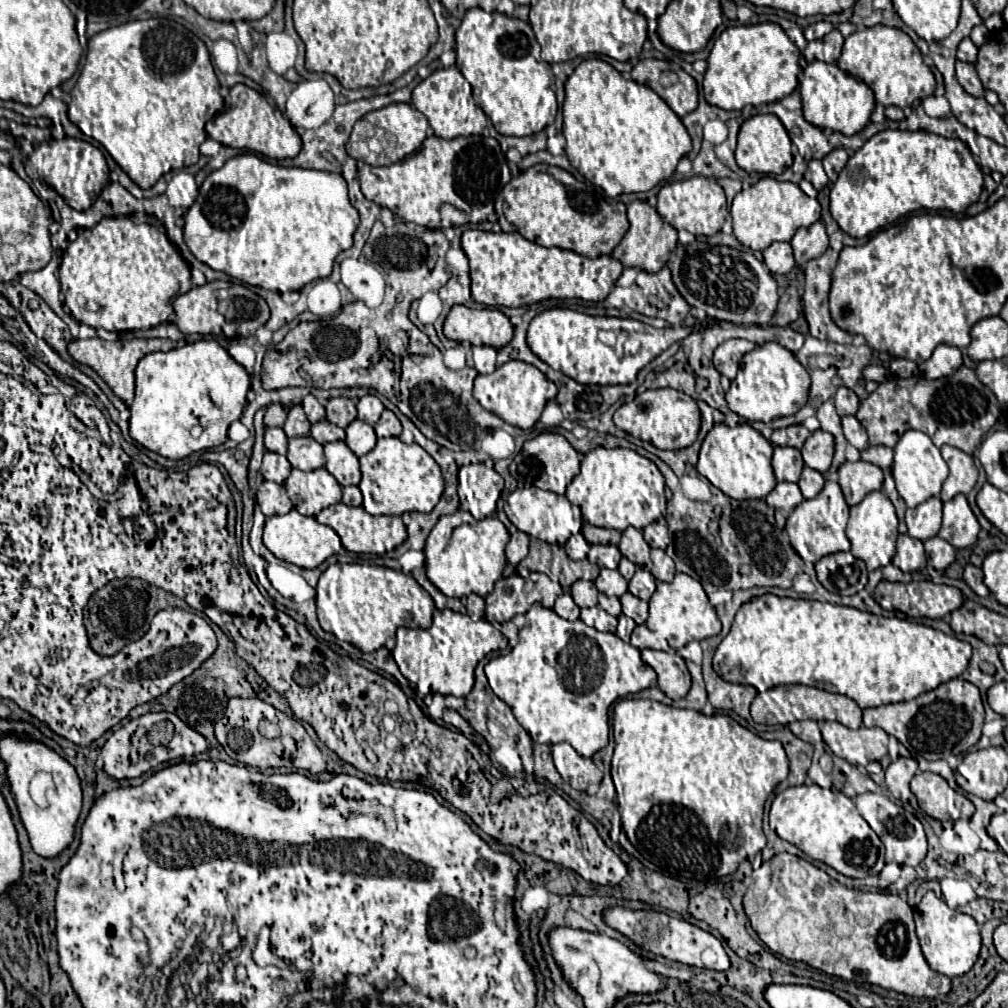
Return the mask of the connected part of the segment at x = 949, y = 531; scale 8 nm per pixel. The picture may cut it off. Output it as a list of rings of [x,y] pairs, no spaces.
[[[963,494],[943,504],[943,526],[939,530],[939,536],[945,538],[951,546],[955,548],[973,546],[979,530],[981,526]]]

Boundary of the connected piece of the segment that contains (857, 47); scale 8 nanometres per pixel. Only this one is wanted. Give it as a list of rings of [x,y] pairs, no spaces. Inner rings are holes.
[[[871,26],[865,30],[857,30],[845,40],[837,66],[841,70],[847,70],[851,76],[863,80],[873,90],[875,102],[881,106],[915,106],[919,100],[931,96],[937,86],[935,76],[923,62],[919,48],[899,28]]]

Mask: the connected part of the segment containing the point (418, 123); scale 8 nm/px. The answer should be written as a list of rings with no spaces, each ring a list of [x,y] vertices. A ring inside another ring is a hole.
[[[389,104],[357,120],[345,148],[347,154],[359,162],[365,162],[369,166],[389,166],[413,154],[425,140],[427,130],[429,130],[429,122],[417,108],[413,108],[411,104]],[[363,144],[367,146],[365,158],[363,158]]]

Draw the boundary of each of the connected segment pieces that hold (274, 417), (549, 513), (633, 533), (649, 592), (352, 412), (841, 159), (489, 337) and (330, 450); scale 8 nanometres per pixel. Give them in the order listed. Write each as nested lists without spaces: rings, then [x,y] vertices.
[[[271,404],[265,412],[265,426],[283,426],[287,418],[287,408],[283,404]]]
[[[535,486],[511,492],[505,500],[504,511],[507,518],[521,532],[539,538],[547,544],[565,544],[569,536],[576,535],[582,530],[583,520],[578,506],[571,504],[565,496],[559,496],[555,492],[545,492]]]
[[[627,528],[623,532],[623,538],[619,542],[619,550],[625,558],[629,558],[637,566],[649,564],[649,544],[645,542],[641,530],[637,530],[637,528]]]
[[[637,568],[635,576],[628,581],[628,591],[641,600],[649,600],[655,592],[655,578],[651,576],[651,572]]]
[[[331,398],[325,410],[327,410],[327,420],[339,428],[347,428],[357,418],[355,404],[349,398]]]
[[[843,148],[833,150],[831,154],[827,154],[827,156],[823,158],[823,166],[825,166],[825,172],[827,172],[827,176],[829,176],[831,182],[837,180],[839,172],[841,172],[841,170],[845,168],[845,164],[847,164],[847,158],[849,158],[849,154],[847,154]]]
[[[453,306],[443,324],[443,332],[455,342],[503,348],[513,338],[513,324],[497,308],[473,310],[467,306]]]
[[[345,442],[325,444],[325,458],[327,458],[325,468],[335,476],[335,480],[337,480],[341,486],[359,484],[359,480],[361,480],[359,460],[357,460],[357,456],[349,450],[349,446],[347,446]]]

